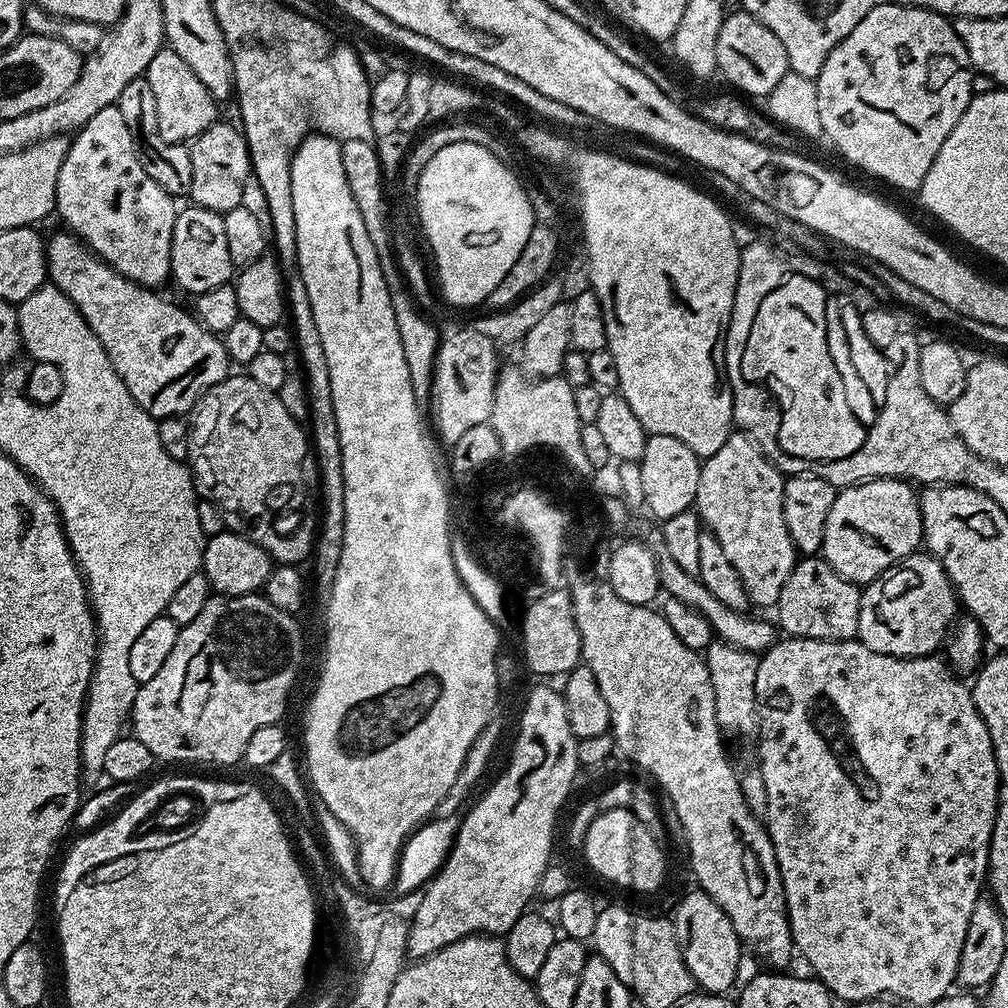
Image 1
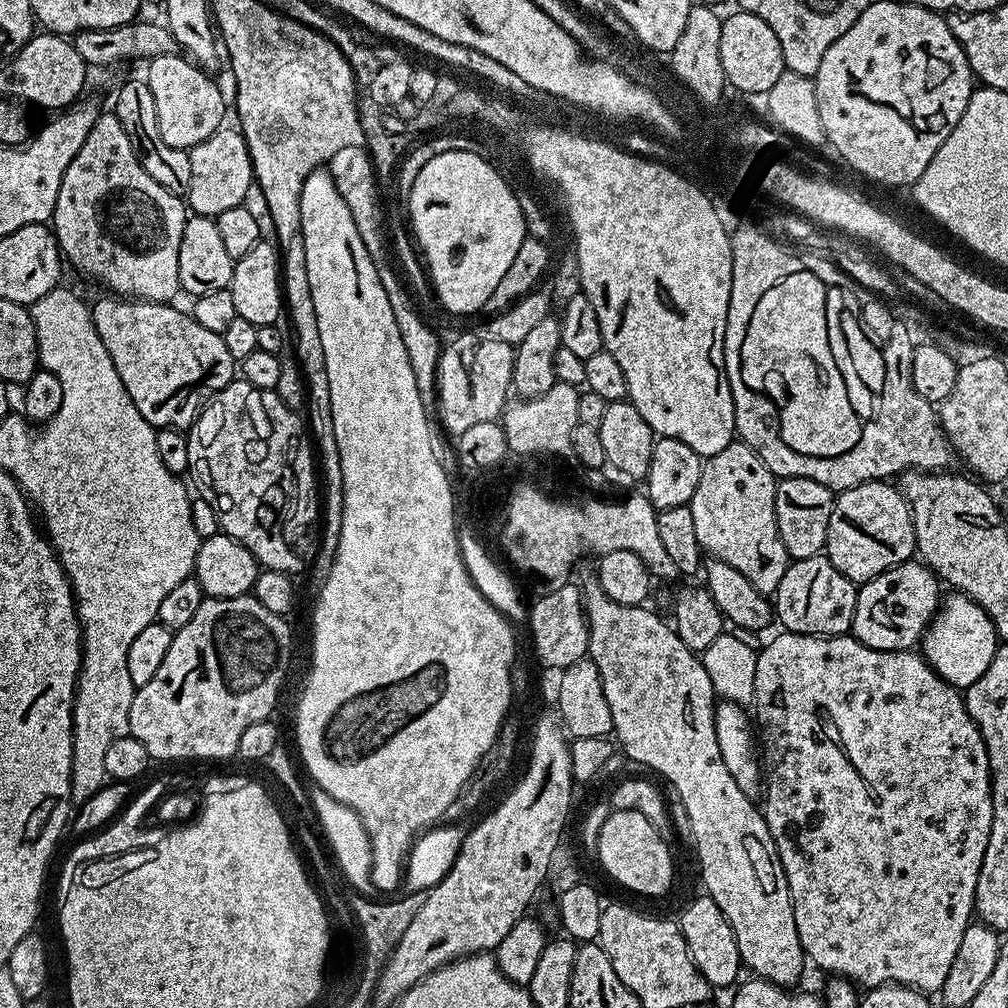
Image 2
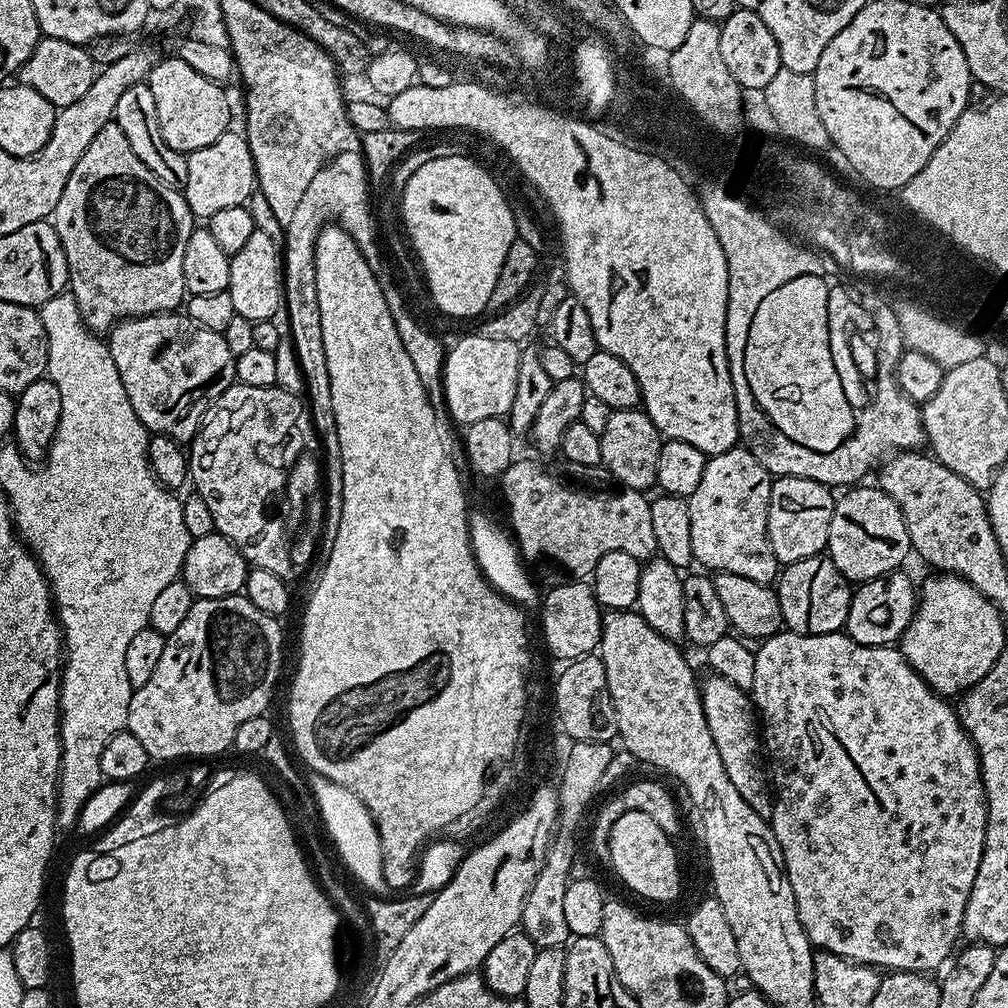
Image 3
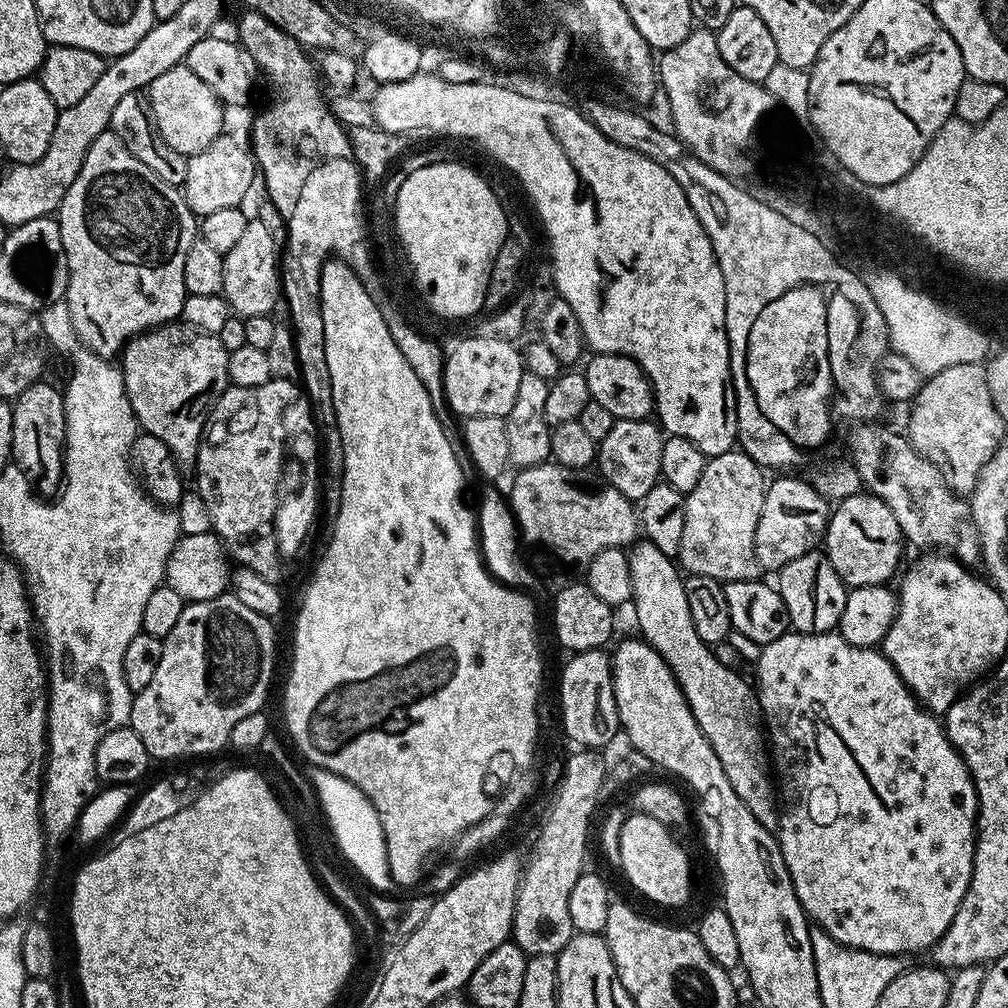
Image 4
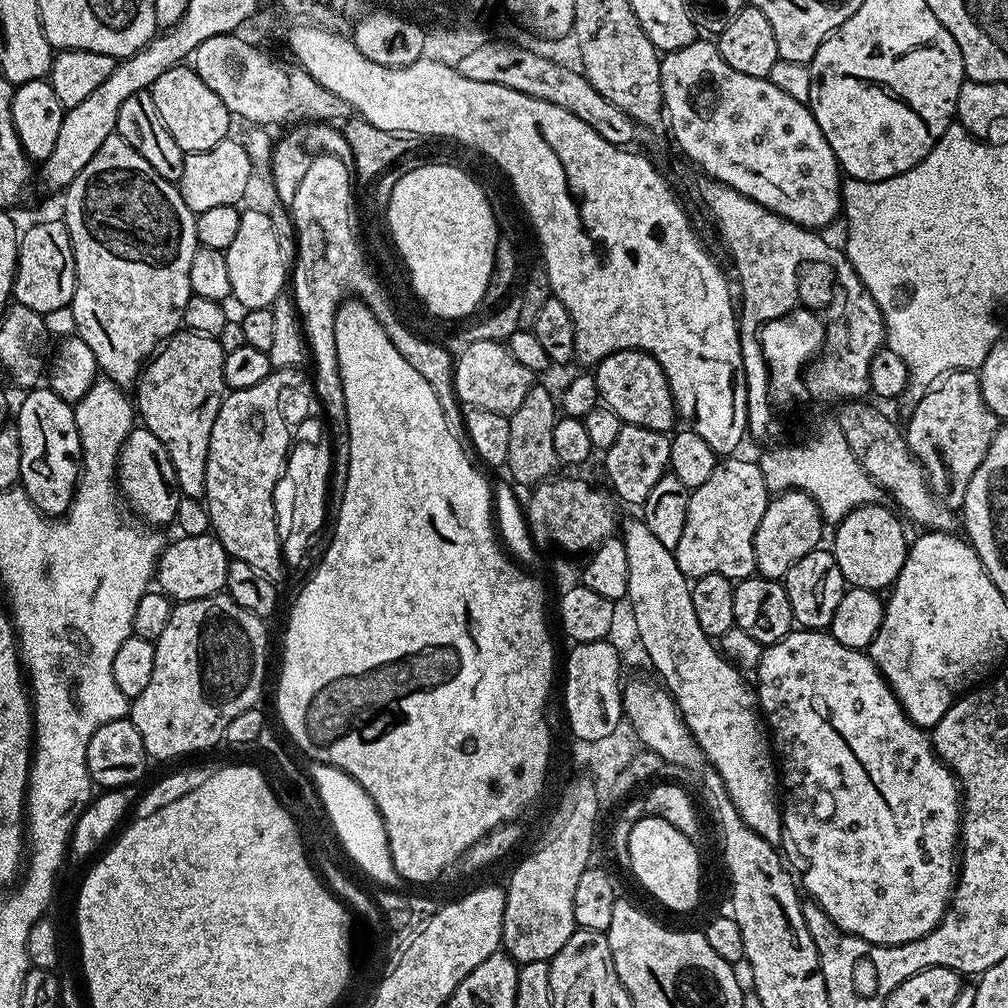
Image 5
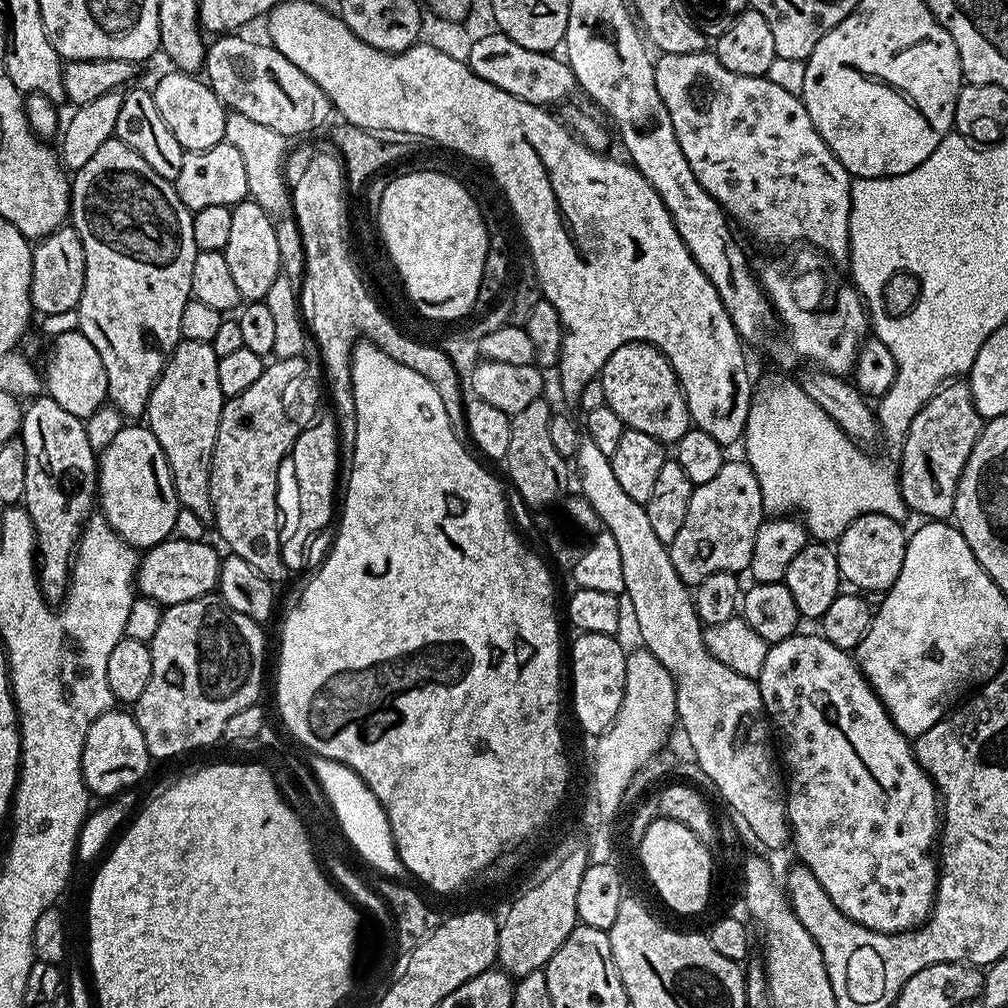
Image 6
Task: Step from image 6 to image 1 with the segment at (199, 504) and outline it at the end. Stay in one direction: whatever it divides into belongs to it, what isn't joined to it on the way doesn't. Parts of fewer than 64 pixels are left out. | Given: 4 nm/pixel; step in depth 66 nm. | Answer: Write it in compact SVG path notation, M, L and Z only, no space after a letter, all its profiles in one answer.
M59 230L46 240L48 254L48 280L55 284L70 302L74 302L90 330L102 342L118 378L126 382L126 390L146 410L146 414L155 416L157 421L167 416L183 417L191 413L196 403L214 386L218 386L230 375L228 351L224 348L223 339L215 332L209 332L191 311L183 312L176 304L163 300L159 291L135 284L118 274L111 264L104 263L94 255L86 245L67 230Z

